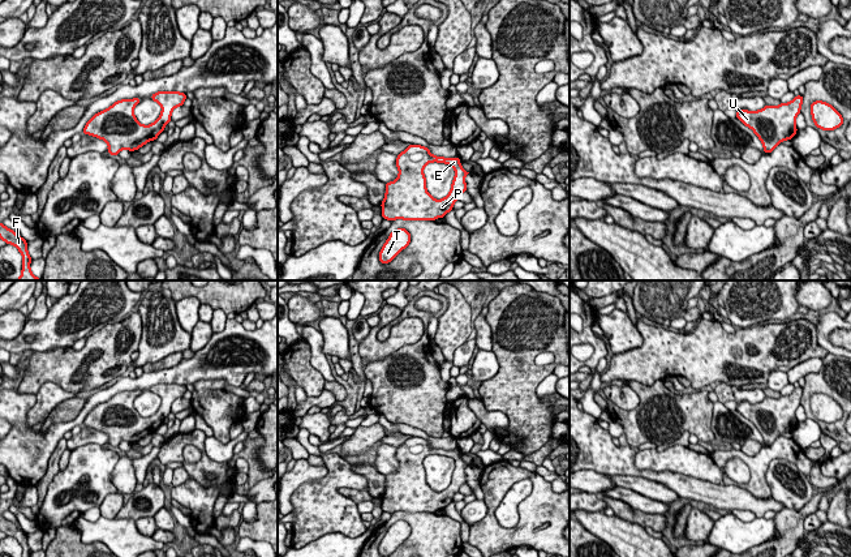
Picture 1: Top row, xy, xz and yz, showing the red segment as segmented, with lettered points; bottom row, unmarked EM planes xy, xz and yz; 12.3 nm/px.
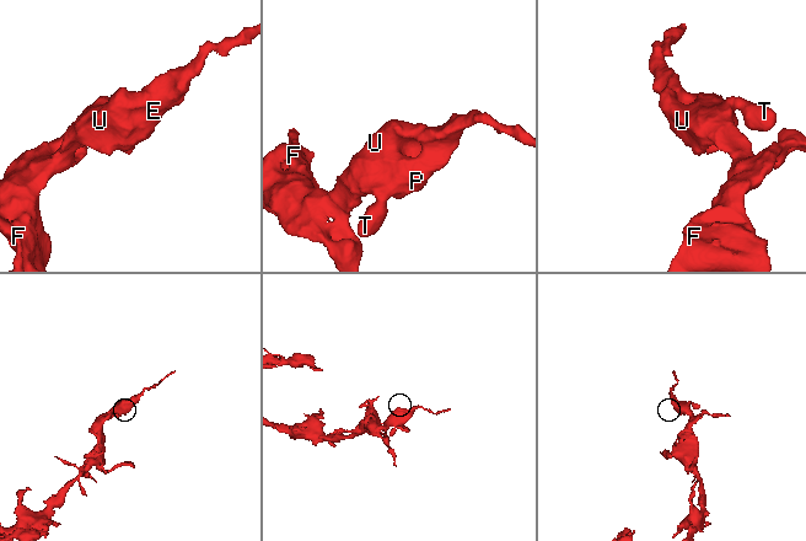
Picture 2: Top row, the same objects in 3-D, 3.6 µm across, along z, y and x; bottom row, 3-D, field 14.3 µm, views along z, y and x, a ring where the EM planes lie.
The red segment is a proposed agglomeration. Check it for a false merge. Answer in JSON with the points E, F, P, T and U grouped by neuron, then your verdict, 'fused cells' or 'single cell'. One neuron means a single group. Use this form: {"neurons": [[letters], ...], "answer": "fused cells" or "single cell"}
{"neurons": [["E", "F", "P", "T", "U"]], "answer": "single cell"}

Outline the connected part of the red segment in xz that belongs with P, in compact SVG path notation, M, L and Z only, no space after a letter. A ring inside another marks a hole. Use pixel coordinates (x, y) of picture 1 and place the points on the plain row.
M409 437L396 450L399 468L395 474L384 475L386 487L382 493L382 510L388 513L435 513L452 502L454 496L463 484L467 484L467 464L460 450L443 450L433 447L427 440ZM427 455L446 455L454 459L455 470L450 485L435 492L426 483L424 459Z

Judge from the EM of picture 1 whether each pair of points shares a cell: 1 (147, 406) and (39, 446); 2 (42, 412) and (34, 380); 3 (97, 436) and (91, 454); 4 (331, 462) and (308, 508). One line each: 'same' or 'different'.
1: same
2: different
3: different
4: same

